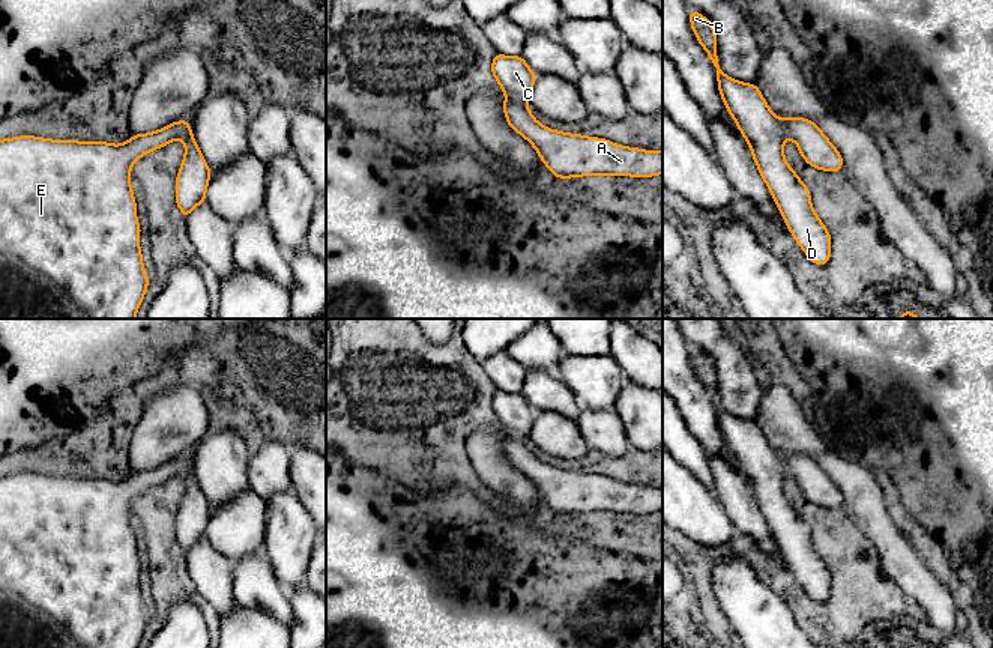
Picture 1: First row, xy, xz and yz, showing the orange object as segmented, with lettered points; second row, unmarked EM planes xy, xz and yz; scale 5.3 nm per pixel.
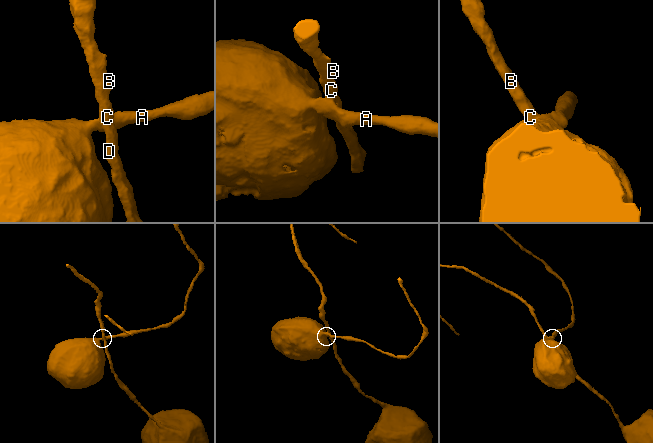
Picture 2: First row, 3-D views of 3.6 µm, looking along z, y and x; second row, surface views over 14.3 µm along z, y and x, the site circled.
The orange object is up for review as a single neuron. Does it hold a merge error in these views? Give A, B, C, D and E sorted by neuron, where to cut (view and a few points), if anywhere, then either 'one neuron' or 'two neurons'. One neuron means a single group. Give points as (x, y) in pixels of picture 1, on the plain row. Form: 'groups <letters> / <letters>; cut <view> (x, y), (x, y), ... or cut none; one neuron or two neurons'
groups A E / B C D; cut xy (187, 457), (178, 475); two neurons

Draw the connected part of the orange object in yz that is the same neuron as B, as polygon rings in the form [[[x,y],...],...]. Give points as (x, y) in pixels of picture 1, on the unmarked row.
[[[691,346],[690,359],[717,407],[721,436],[748,480],[759,510],[793,576],[814,601],[826,601],[832,592],[831,571],[813,546],[808,523],[784,495],[787,474],[783,456],[771,448],[757,421],[739,419],[721,407],[714,361]]]

